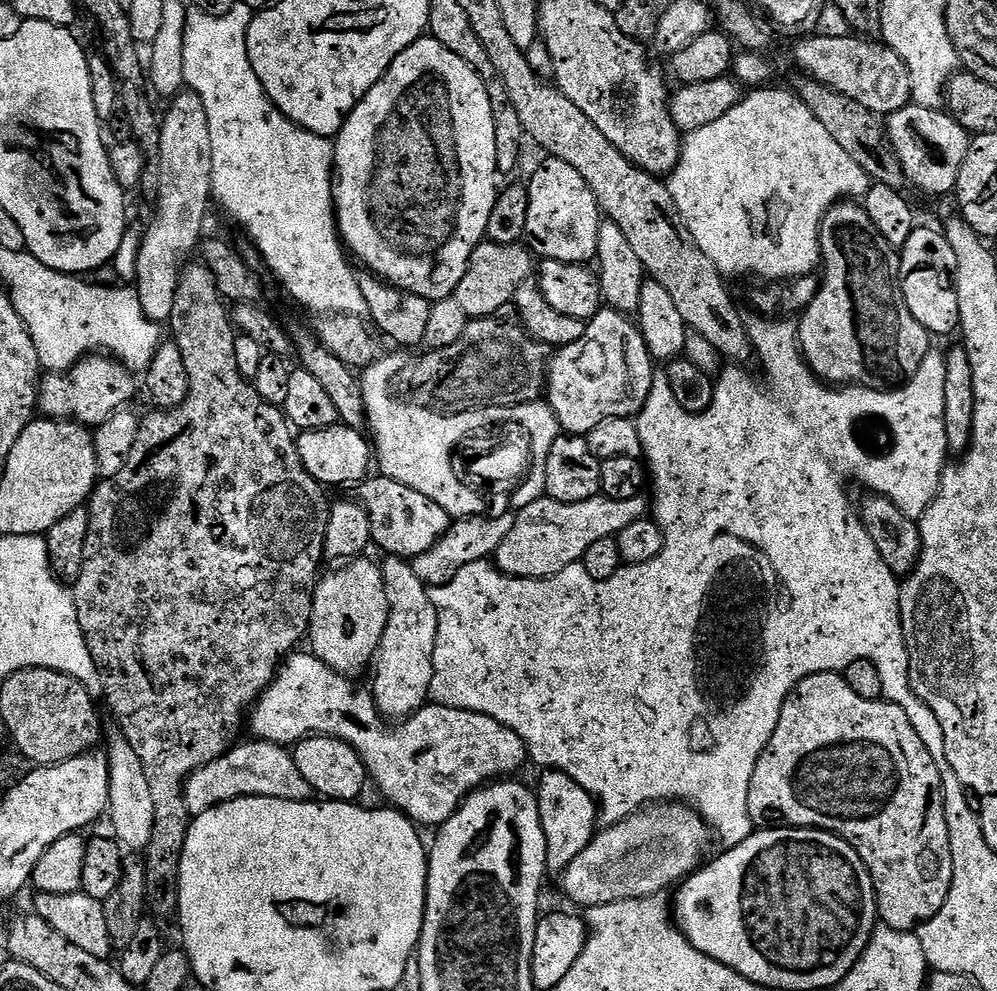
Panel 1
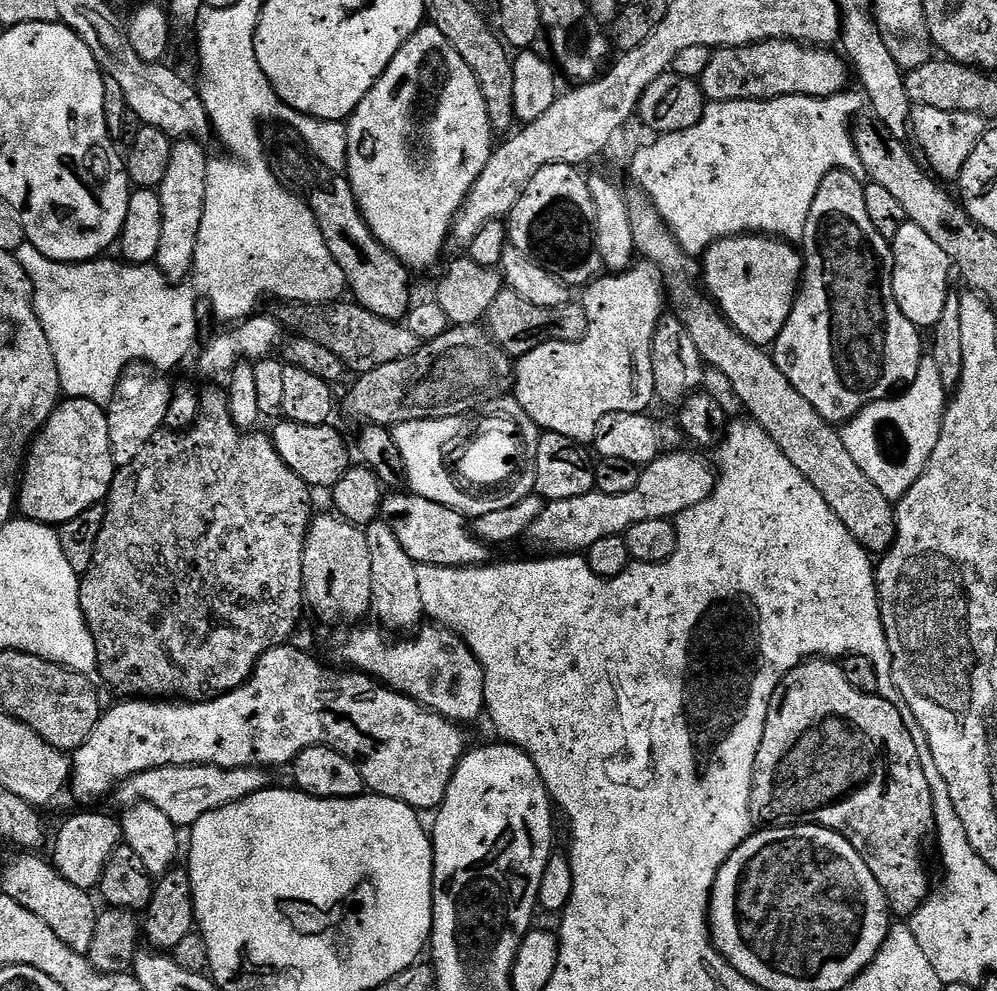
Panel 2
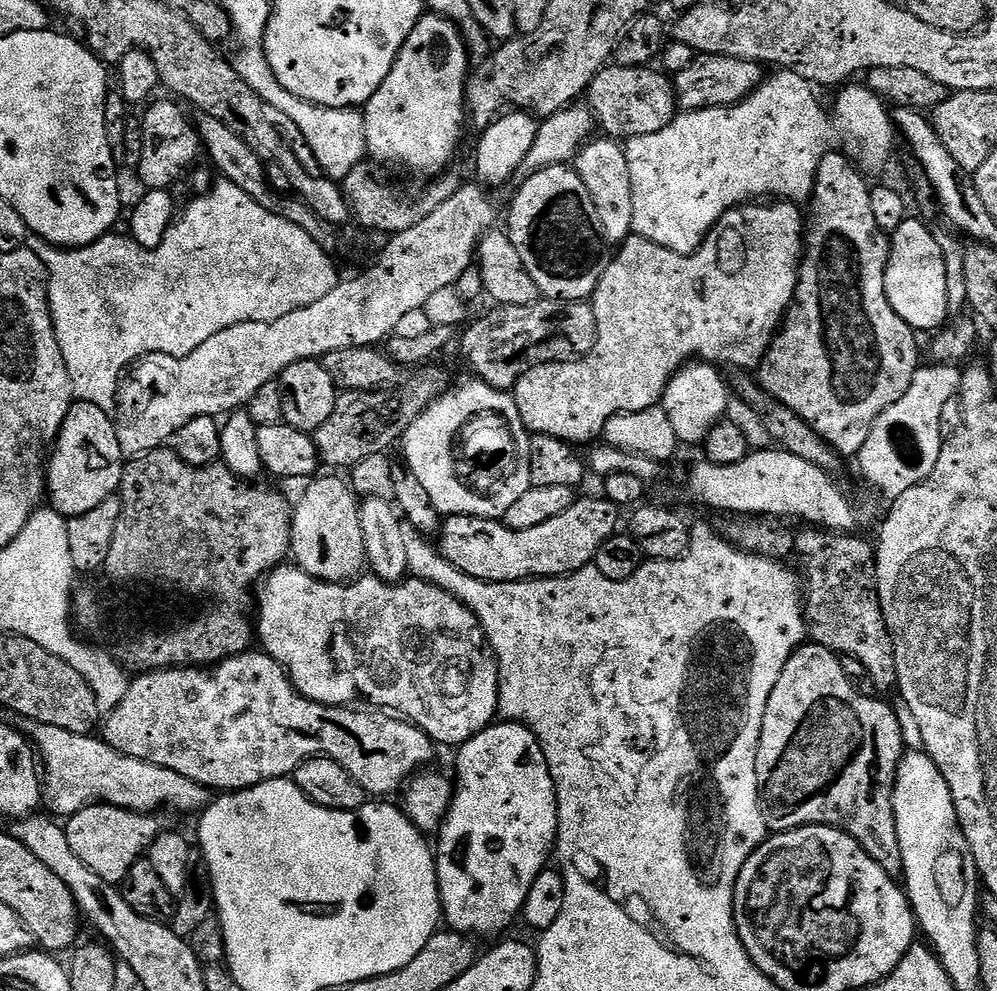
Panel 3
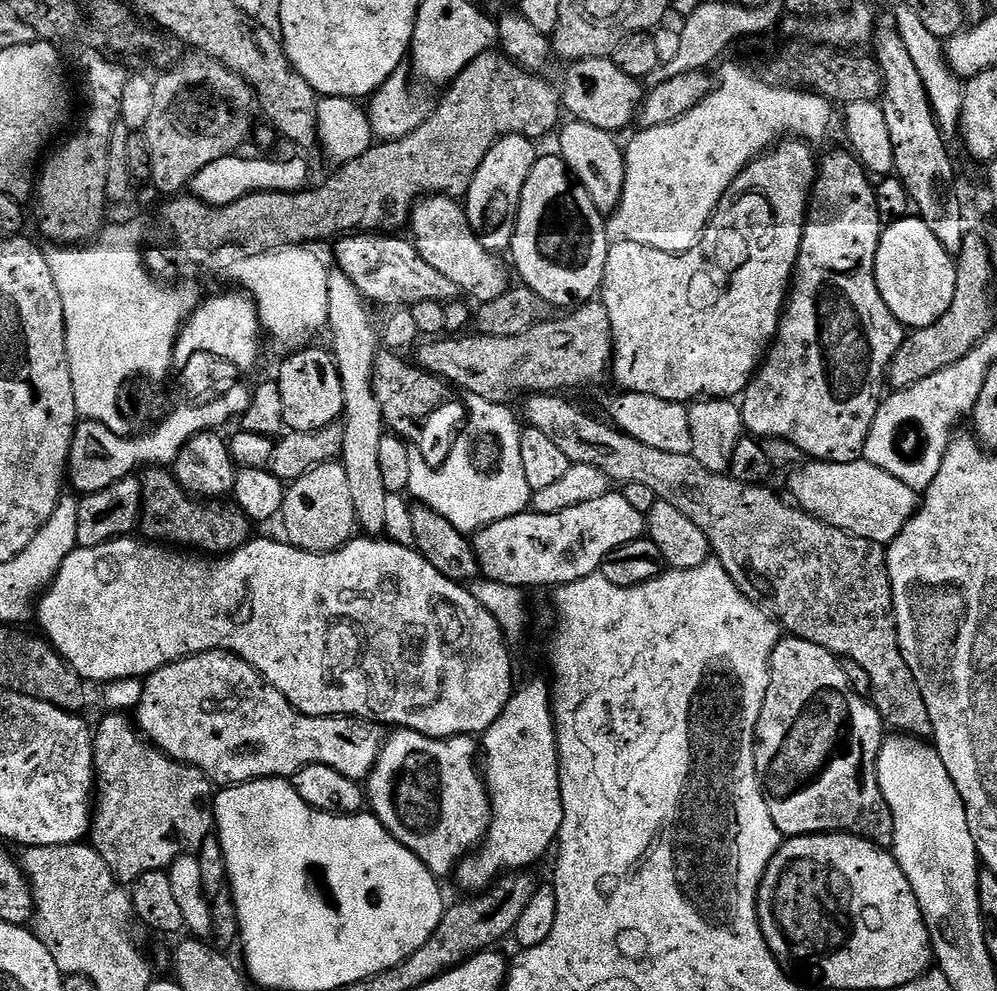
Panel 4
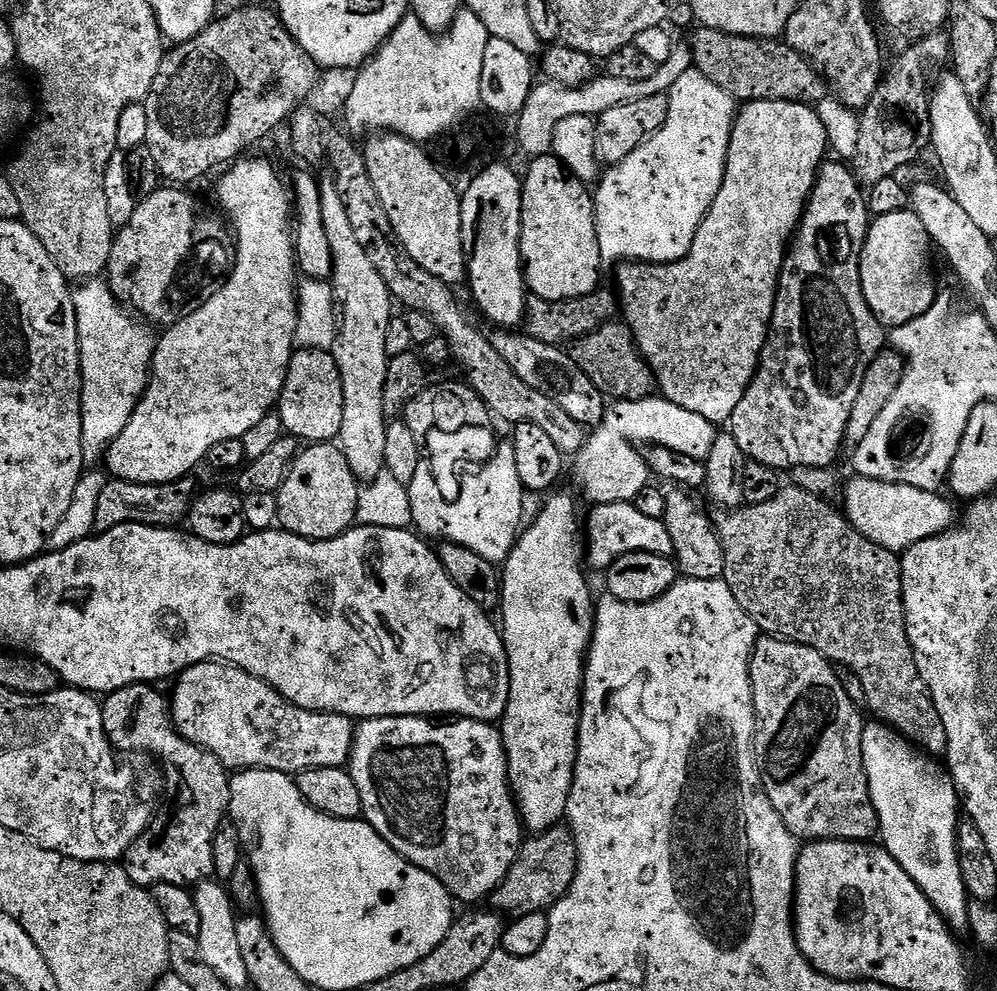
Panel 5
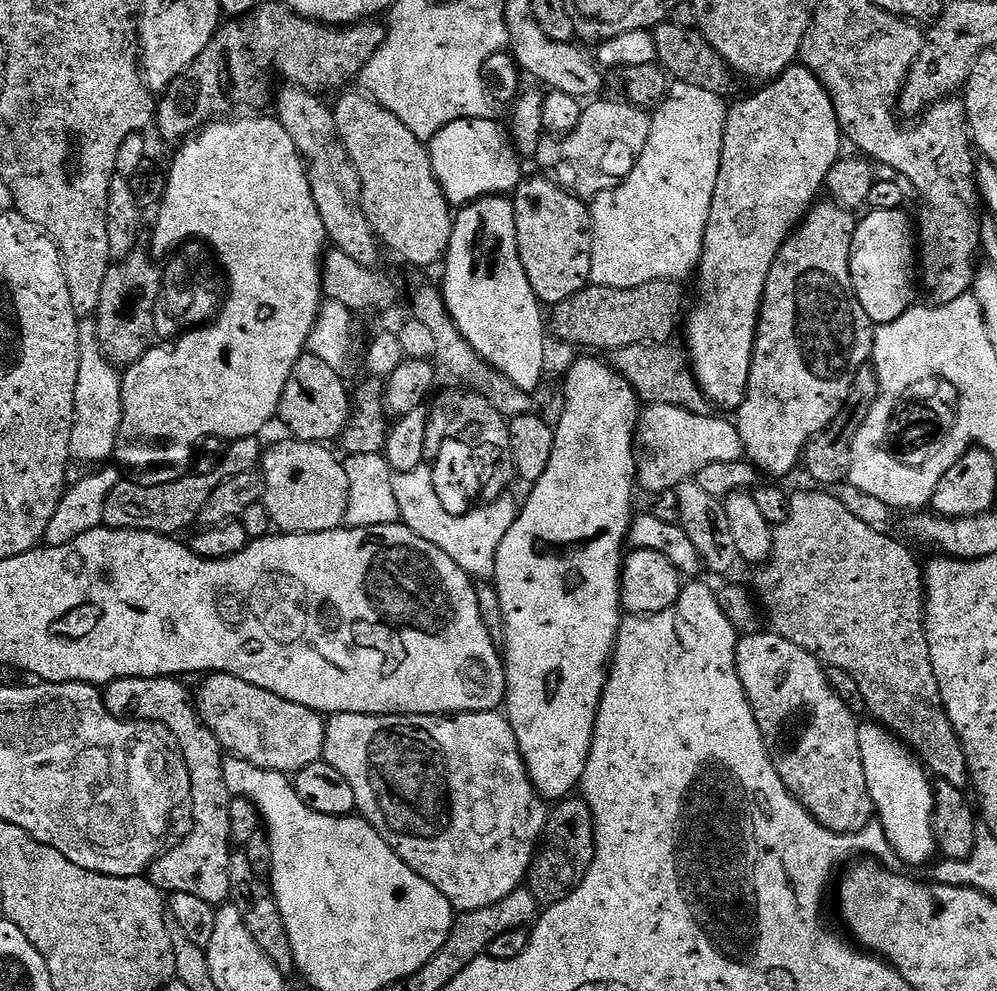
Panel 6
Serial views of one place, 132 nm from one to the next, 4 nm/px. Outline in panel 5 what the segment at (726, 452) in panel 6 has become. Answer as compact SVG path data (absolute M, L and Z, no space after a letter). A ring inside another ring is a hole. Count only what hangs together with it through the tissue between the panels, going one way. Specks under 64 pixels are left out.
M618 400L607 409L604 423L585 439L584 449L575 457L576 465L571 465L570 476L572 472L580 487L579 495L584 495L589 505L626 504L635 501L636 495L650 484L648 466L632 440L666 446L678 454L707 461L717 435L717 425L702 418L702 414L682 410L682 406L674 406L669 400Z

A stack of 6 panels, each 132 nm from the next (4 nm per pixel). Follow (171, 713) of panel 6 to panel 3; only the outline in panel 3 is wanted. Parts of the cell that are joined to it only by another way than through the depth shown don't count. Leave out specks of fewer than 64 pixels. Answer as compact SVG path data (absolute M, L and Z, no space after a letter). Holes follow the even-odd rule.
M88 804L63 825L70 846L85 866L90 866L102 882L123 885L132 867L147 853L148 847L162 834L161 817L146 812L131 812L113 804Z

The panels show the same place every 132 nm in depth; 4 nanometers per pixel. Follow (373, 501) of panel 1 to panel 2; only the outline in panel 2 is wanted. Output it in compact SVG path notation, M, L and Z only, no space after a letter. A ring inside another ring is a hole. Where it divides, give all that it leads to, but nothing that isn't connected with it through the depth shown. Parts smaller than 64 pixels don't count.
M392 490L385 495L382 519L398 534L402 550L410 554L414 563L429 564L439 568L466 568L489 563L489 545L476 536L469 517L450 506L430 502L412 490Z

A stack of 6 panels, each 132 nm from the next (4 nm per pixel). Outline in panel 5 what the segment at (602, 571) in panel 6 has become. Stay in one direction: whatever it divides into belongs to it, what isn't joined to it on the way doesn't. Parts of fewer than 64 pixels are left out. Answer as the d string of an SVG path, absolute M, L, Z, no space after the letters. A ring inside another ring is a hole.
M552 494L547 497L544 509L536 516L532 525L521 531L512 552L502 565L502 587L500 589L499 615L504 615L502 623L502 635L504 638L504 649L508 655L508 673L510 674L510 698L499 725L500 734L504 738L504 753L508 763L508 784L512 788L512 795L516 797L516 807L520 809L521 821L529 833L542 834L547 828L555 828L557 824L565 819L568 811L568 799L574 782L574 770L576 769L576 747L580 737L580 701L584 686L585 657L588 655L588 647L592 645L592 630L596 626L596 610L592 592L588 589L588 580L584 577L585 569L582 561L586 556L586 548L582 543L582 512L576 509L575 495L556 496Z

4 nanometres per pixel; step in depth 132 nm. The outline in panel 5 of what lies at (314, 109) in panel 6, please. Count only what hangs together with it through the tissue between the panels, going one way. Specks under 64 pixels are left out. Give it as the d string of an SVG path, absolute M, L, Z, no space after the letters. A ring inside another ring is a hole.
M324 178L319 183L322 223L333 254L330 283L338 309L334 355L338 362L344 395L338 447L344 451L346 462L357 480L367 482L378 478L378 474L385 471L386 430L389 421L384 415L384 387L390 359L386 354L386 330L394 319L394 301L386 282L382 282L382 274L374 270L374 262L370 262L366 250L362 250L362 245L350 226L350 218L346 215L342 197L338 195L335 180Z

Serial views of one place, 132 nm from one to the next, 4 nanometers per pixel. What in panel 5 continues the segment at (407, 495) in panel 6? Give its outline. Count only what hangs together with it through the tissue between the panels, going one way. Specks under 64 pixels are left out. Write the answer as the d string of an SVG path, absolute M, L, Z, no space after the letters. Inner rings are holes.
M501 443L492 453L492 459L473 472L476 472L473 476L463 477L460 492L450 501L444 500L436 489L431 467L414 470L414 478L407 484L412 524L415 531L425 537L437 536L437 541L466 546L466 550L474 550L474 554L482 554L482 558L500 566L512 552L525 523L526 490L522 478L518 478L511 443Z

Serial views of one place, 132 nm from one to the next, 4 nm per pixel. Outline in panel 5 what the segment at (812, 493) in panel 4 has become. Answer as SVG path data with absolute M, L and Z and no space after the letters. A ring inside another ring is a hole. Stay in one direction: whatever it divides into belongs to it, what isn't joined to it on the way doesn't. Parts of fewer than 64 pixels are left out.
M856 476L847 481L842 492L842 511L856 530L870 542L886 550L903 554L910 546L926 542L926 538L947 532L958 520L958 512L952 509L953 501L939 491L918 490L918 486L891 484L885 480L871 480Z

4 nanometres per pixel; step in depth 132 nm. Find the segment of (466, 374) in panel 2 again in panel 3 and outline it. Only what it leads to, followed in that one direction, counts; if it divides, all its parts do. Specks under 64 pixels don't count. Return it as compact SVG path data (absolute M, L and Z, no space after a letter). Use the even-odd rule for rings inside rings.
M428 366L417 376L412 376L408 381L405 379L399 385L400 392L392 392L396 390L377 390L375 392L346 392L341 391L336 397L336 405L334 406L334 414L330 414L330 418L326 418L326 422L321 428L316 429L314 439L316 447L320 449L320 458L325 465L329 464L329 469L340 470L336 468L344 468L350 470L358 462L362 462L362 458L370 458L370 454L378 454L379 452L387 453L388 447L392 443L399 441L404 433L413 427L412 424L416 419L419 421L421 417L427 413L429 406L439 397L445 395L444 388L444 372L440 368L432 368L436 366Z

